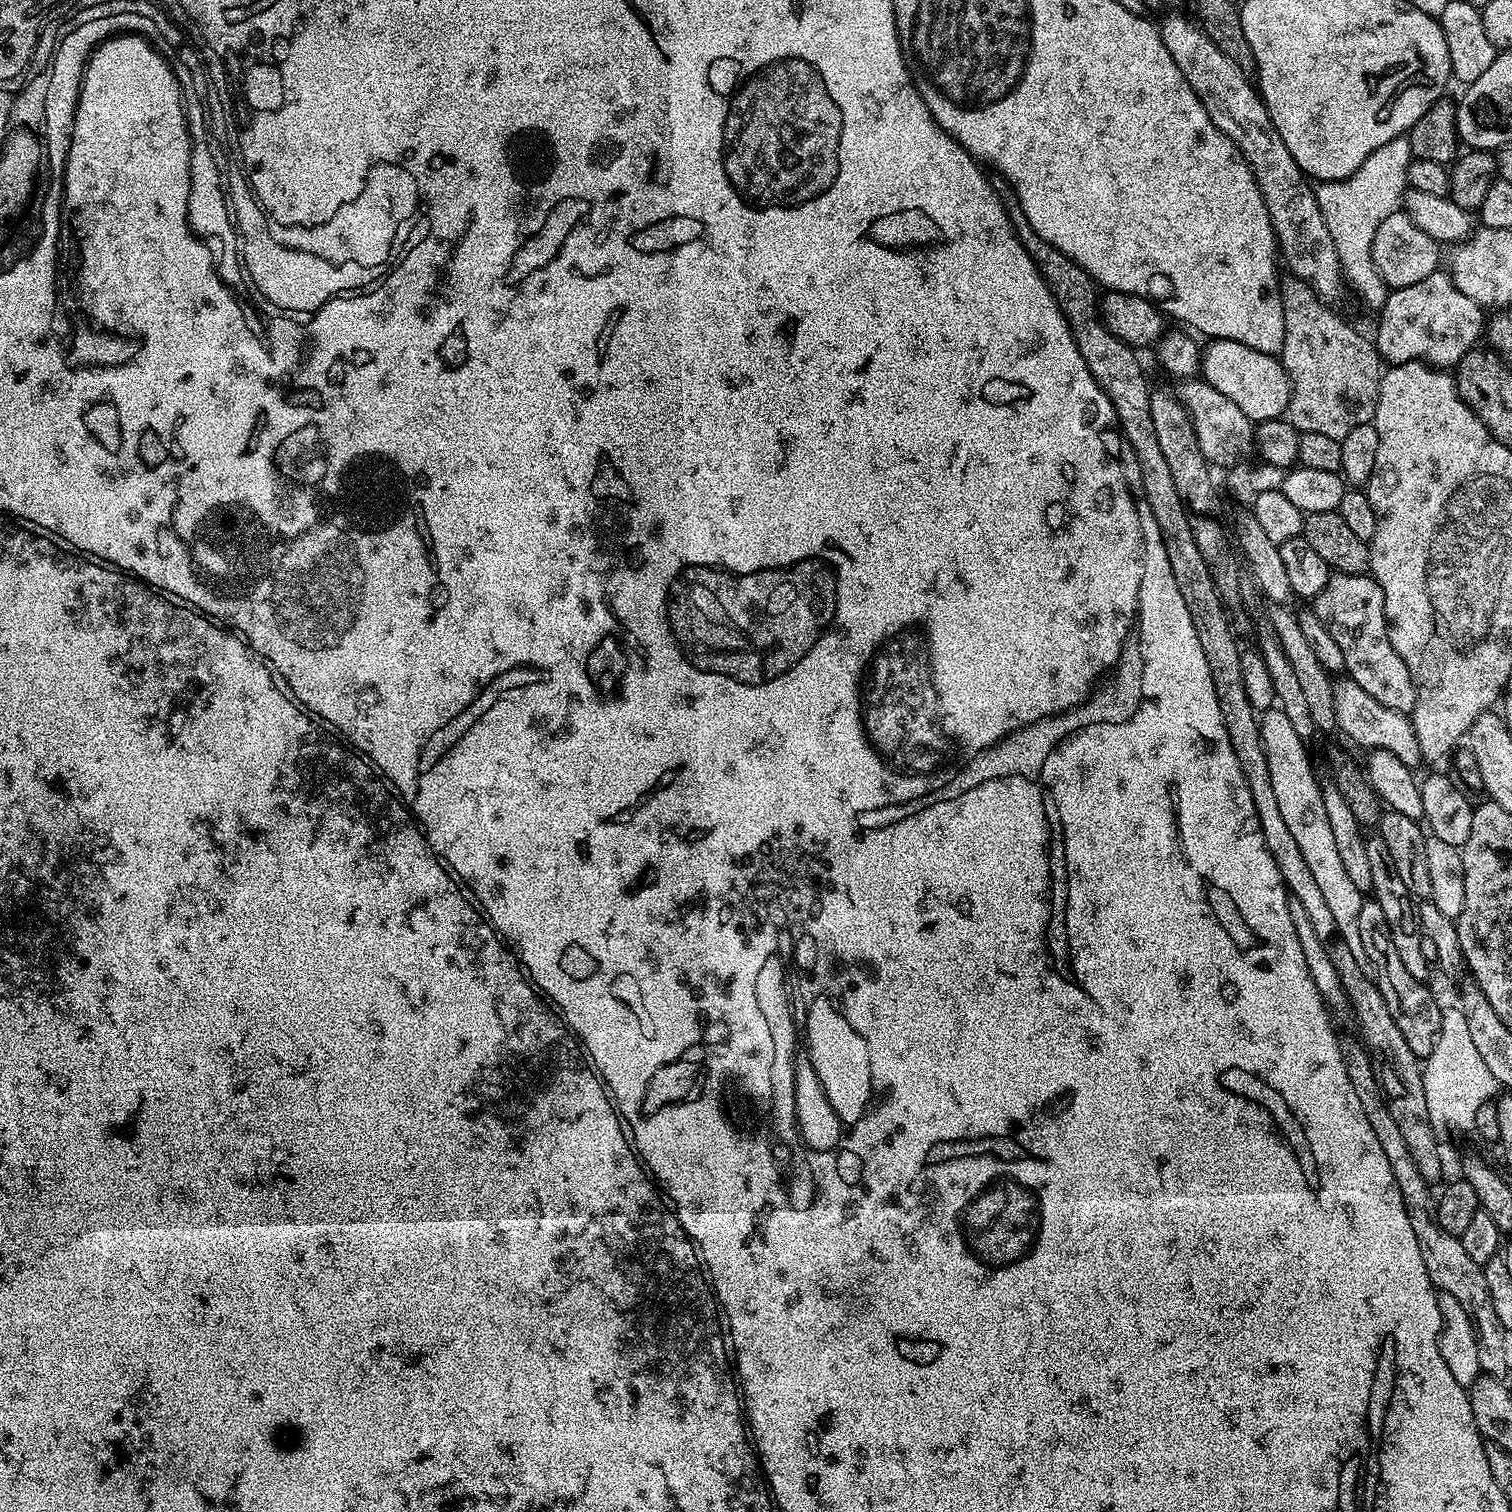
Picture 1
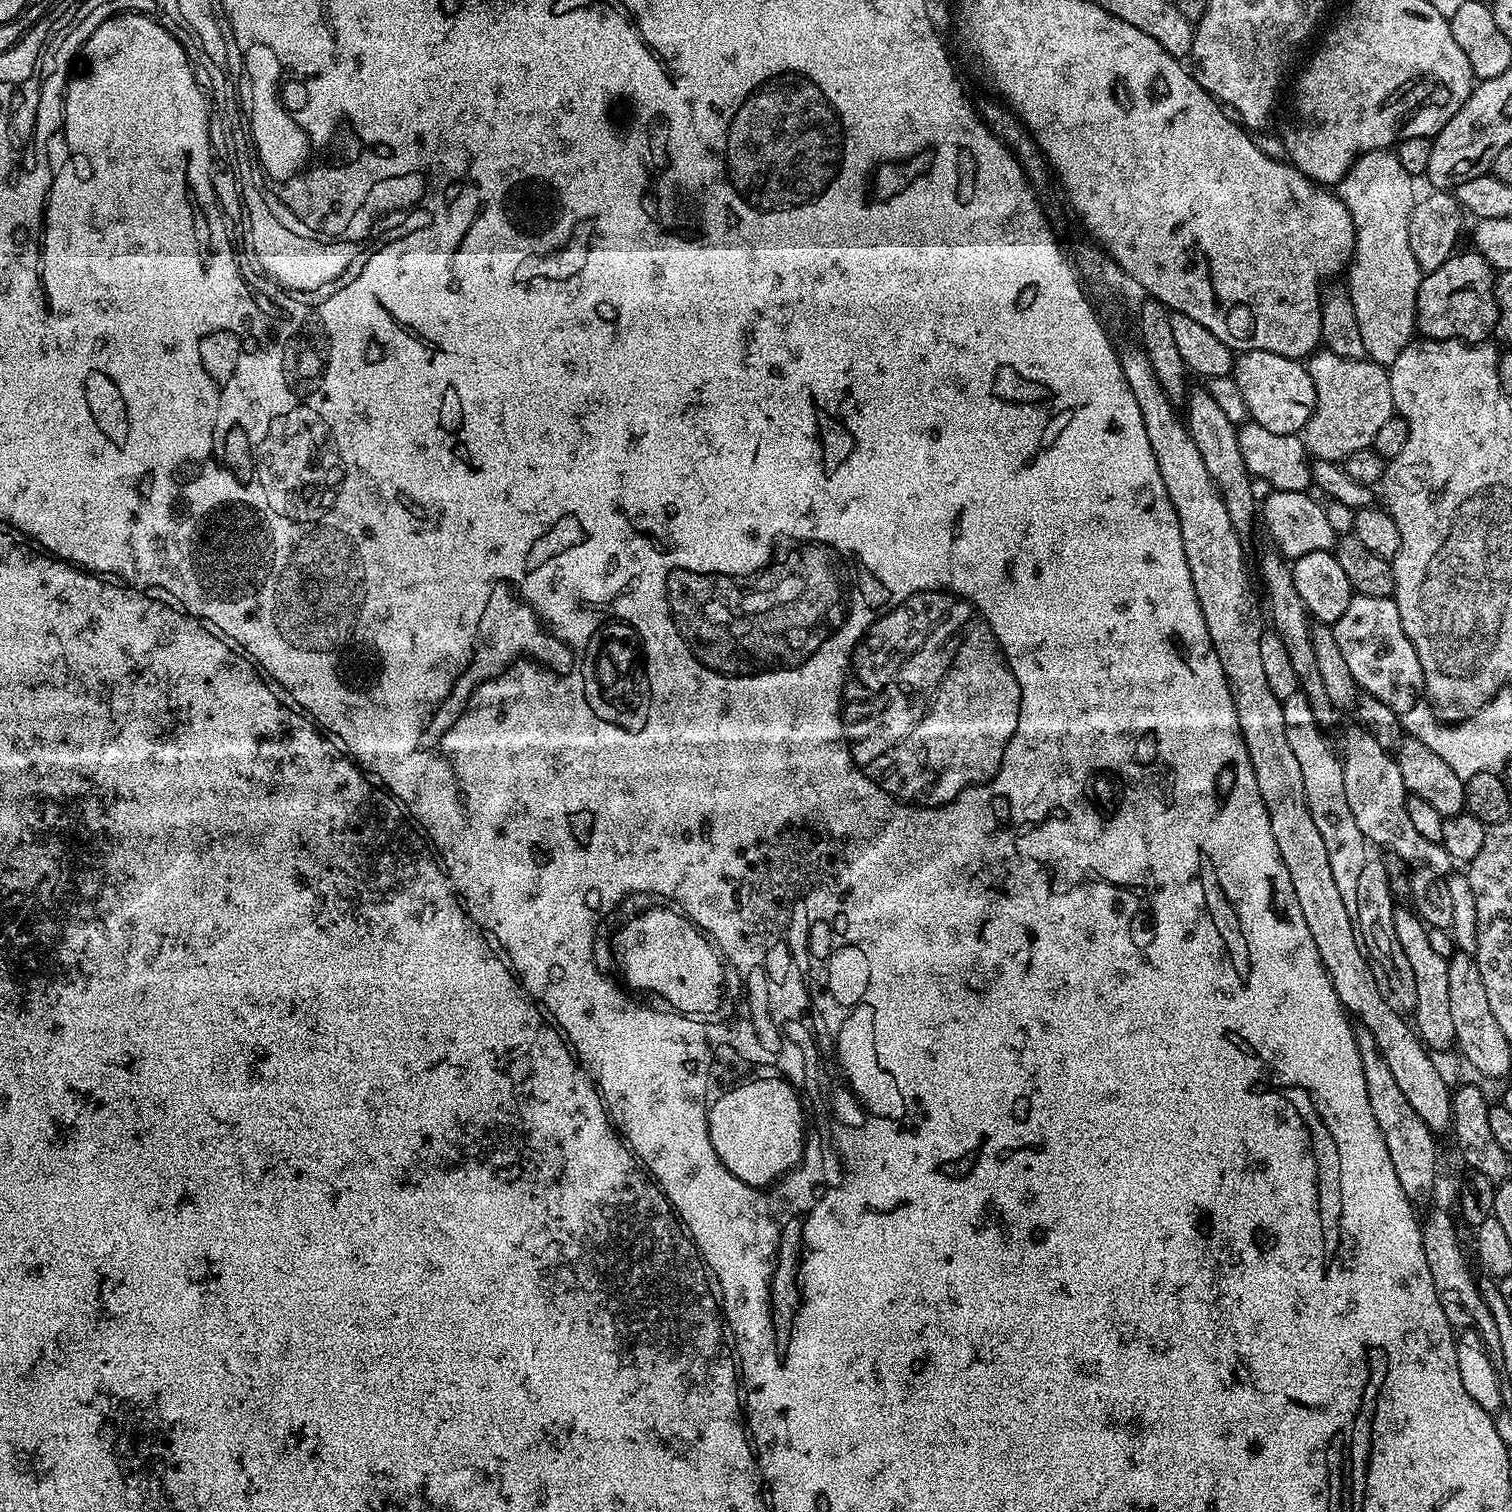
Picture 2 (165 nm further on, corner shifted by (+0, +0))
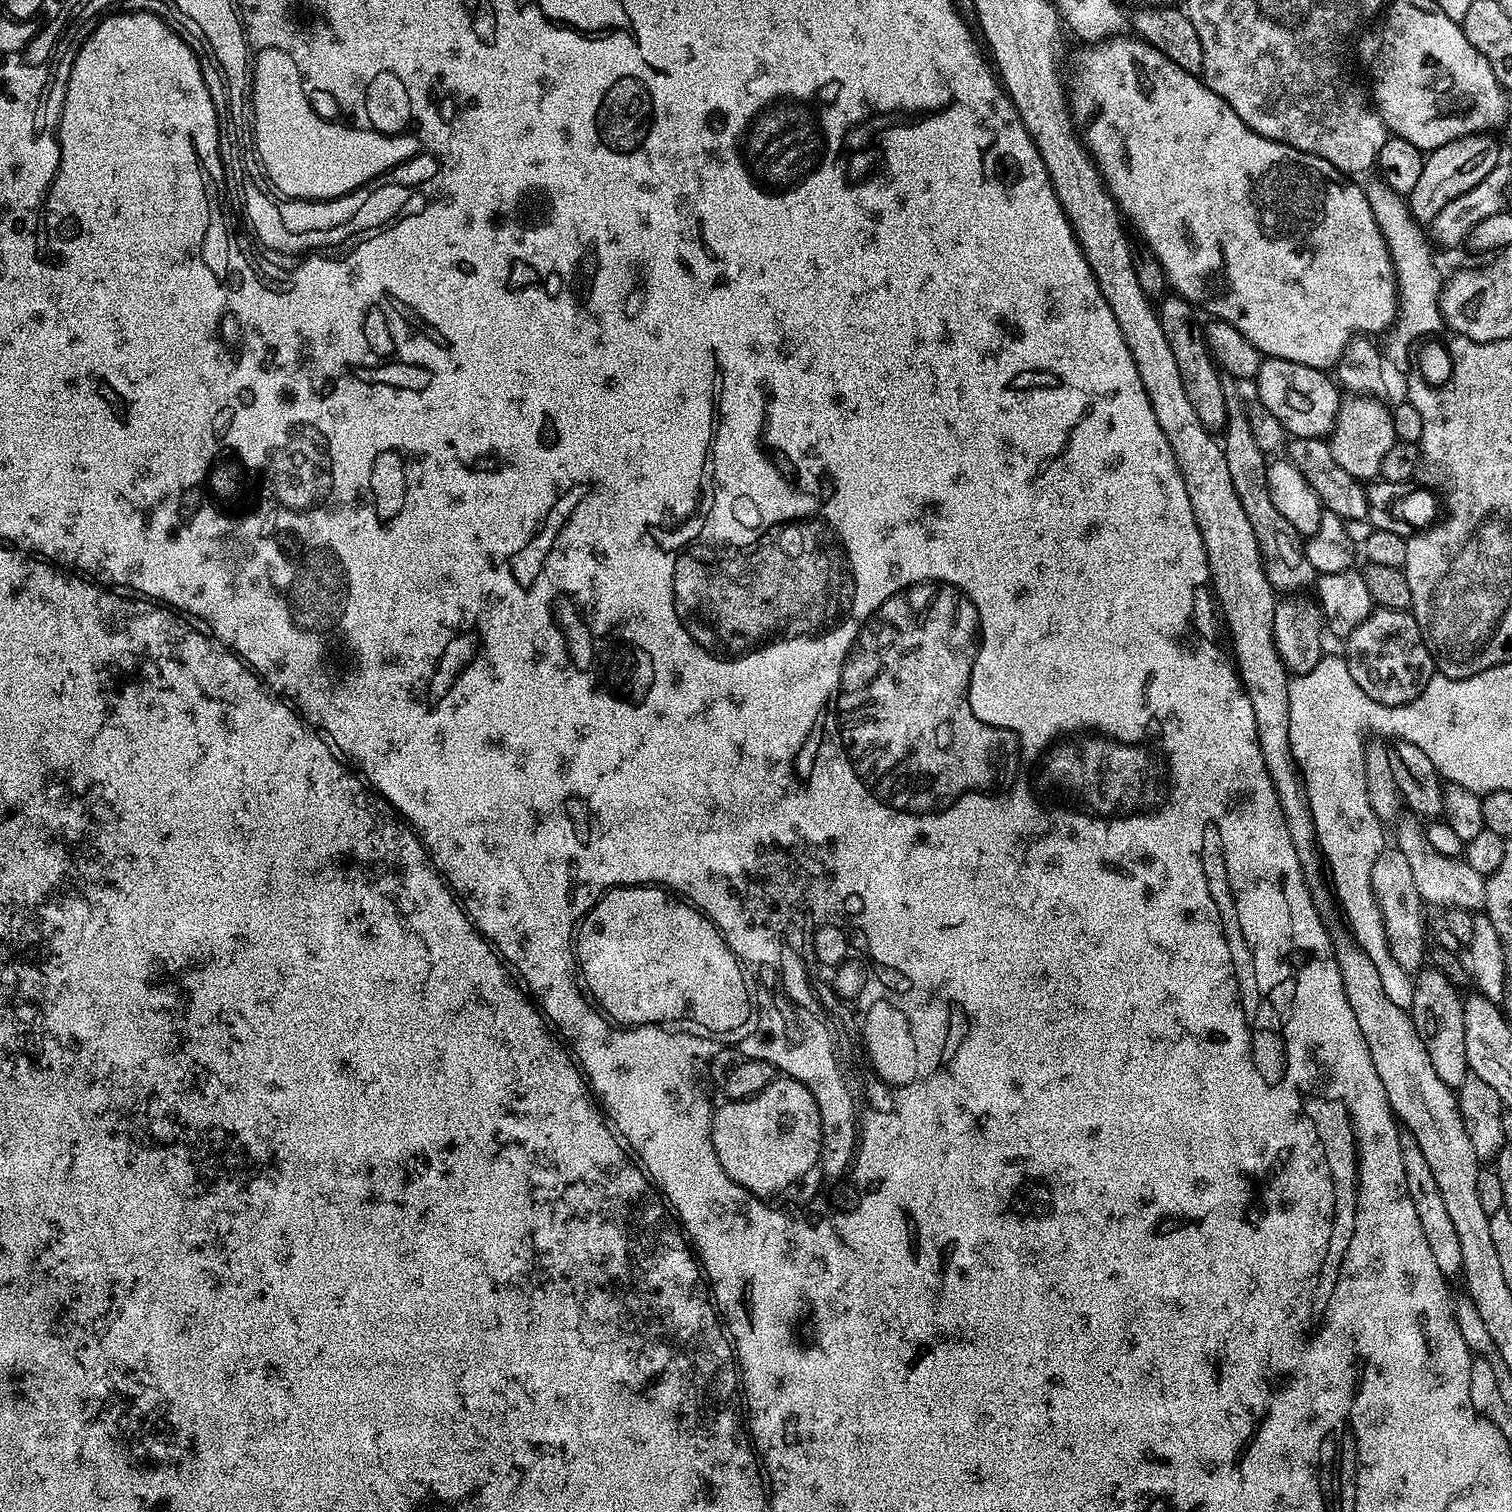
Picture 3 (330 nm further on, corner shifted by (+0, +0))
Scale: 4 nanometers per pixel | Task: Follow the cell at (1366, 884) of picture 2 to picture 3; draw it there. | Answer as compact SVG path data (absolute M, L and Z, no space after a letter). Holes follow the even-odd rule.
M1385 846L1374 860L1371 882L1394 962L1398 962L1398 966L1402 966L1402 970L1410 974L1419 973L1425 967L1426 957L1430 952L1430 928L1428 932L1424 925L1426 905L1418 894L1418 886L1414 882L1414 874L1410 870L1406 854L1402 854L1398 847Z

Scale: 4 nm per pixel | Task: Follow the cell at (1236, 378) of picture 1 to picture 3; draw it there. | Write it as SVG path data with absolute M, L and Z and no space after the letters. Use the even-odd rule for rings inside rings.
M1269 356L1261 359L1254 387L1260 395L1257 396L1258 403L1266 410L1270 410L1270 414L1274 414L1278 422L1282 422L1284 431L1289 437L1301 440L1324 438L1336 425L1336 415L1340 413L1342 403L1342 392L1337 381L1327 371L1302 366L1286 358Z

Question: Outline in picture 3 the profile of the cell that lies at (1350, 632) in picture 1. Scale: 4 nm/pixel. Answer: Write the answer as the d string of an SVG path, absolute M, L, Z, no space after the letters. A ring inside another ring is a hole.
M1377 607L1368 615L1366 622L1354 630L1354 634L1346 637L1346 644L1350 674L1354 682L1362 686L1362 691L1374 698L1374 702L1382 702L1386 706L1414 702L1414 698L1426 690L1430 678L1437 675L1436 664L1422 642L1422 630L1418 630L1418 622L1411 611Z

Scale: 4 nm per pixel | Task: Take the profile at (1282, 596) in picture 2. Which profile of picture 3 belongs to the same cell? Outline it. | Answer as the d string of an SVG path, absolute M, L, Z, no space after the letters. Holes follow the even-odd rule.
M1229 395L1226 400L1226 418L1222 425L1222 447L1226 458L1226 470L1230 470L1230 482L1234 482L1234 494L1238 494L1238 502L1242 502L1242 510L1246 510L1246 518L1254 530L1254 538L1258 538L1258 550L1266 576L1270 578L1273 588L1284 594L1304 590L1315 581L1318 573L1310 566L1310 558L1306 558L1305 541L1298 530L1286 520L1285 515L1274 506L1267 489L1267 470L1269 461L1266 453L1254 442L1254 430L1248 421L1248 409L1245 401Z

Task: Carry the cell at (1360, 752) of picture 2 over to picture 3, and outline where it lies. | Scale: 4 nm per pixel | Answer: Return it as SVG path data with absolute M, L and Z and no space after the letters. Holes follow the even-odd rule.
M1401 823L1395 829L1397 832L1394 844L1402 850L1402 854L1406 854L1410 870L1414 874L1414 882L1418 886L1418 894L1424 899L1425 905L1432 907L1433 904L1441 910L1461 908L1471 913L1483 909L1486 898L1484 885L1486 878L1478 874L1478 870L1472 869L1462 858L1438 854L1438 850L1430 846L1428 833L1423 827L1419 828L1416 824L1403 824Z

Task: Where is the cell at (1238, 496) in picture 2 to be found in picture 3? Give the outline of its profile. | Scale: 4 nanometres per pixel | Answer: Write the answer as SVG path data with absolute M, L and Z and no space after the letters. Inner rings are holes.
M1168 294L1159 301L1158 311L1162 334L1166 334L1166 342L1178 366L1178 375L1182 377L1182 386L1186 389L1186 398L1190 398L1190 406L1194 408L1194 414L1198 414L1198 422L1202 422L1209 430L1219 429L1226 418L1226 391L1224 392L1221 375L1208 351L1201 321L1196 321L1197 309L1183 296Z

